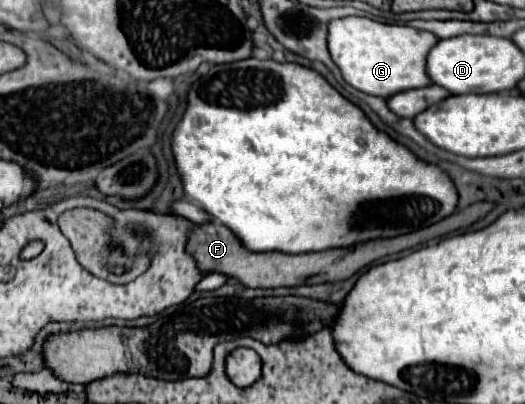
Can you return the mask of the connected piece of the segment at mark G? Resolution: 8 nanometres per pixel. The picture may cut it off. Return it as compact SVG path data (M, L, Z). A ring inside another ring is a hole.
M368 17L334 19L328 27L328 49L334 63L340 67L342 77L352 87L384 99L406 89L432 85L426 73L426 57L438 41L440 39L430 31L406 25L388 25Z

